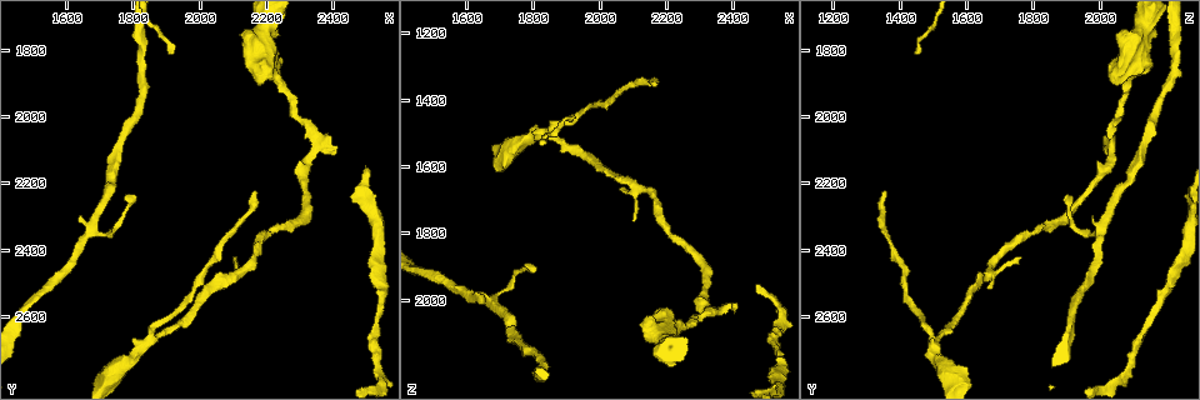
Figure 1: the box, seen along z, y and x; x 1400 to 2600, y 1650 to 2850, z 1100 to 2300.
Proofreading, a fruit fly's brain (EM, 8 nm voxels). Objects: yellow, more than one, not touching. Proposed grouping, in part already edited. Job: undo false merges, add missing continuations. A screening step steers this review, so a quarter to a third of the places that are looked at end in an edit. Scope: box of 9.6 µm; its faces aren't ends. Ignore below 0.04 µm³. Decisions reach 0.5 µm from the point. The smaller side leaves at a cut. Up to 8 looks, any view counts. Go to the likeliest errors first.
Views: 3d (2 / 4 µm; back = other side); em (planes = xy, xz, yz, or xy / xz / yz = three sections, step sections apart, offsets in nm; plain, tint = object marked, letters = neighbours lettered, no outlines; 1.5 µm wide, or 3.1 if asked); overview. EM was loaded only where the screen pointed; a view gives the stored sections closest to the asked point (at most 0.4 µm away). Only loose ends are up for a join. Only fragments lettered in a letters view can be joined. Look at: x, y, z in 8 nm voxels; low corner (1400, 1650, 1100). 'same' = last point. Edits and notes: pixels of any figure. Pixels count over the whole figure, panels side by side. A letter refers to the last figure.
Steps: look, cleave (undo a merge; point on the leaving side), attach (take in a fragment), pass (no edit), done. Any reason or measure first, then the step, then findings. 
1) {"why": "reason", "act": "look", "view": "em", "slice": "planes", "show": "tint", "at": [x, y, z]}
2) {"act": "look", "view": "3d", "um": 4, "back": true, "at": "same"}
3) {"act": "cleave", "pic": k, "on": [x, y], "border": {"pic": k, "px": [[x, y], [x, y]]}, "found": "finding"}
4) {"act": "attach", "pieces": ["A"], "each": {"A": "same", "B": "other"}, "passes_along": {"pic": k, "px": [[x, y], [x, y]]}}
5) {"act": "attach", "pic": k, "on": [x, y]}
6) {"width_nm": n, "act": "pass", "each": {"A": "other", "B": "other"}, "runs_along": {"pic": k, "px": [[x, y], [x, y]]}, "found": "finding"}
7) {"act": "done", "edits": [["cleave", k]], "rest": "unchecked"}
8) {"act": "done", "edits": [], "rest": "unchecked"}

{"why": "long arm stops here", "act": "look", "view": "em", "slice": "xz", "step": 8, "show": "letters", "at": [2170, 2220, 1350]}

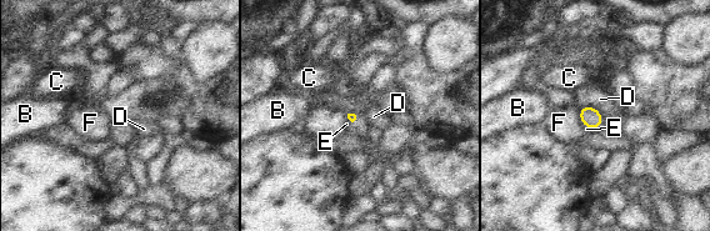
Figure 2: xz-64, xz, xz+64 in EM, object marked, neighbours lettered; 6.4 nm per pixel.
{"act": "attach", "pieces": ["E"], "each": {"B": "other", "C": "other", "D": "other", "E": "same", "F": "other"}, "passes_along": {"pic": 2, "px": [[589, 116], [591, 127], [586, 129]]}, "found": "the neuron continues"}

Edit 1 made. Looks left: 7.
{"why": "redraw", "act": "look", "view": "overview"}

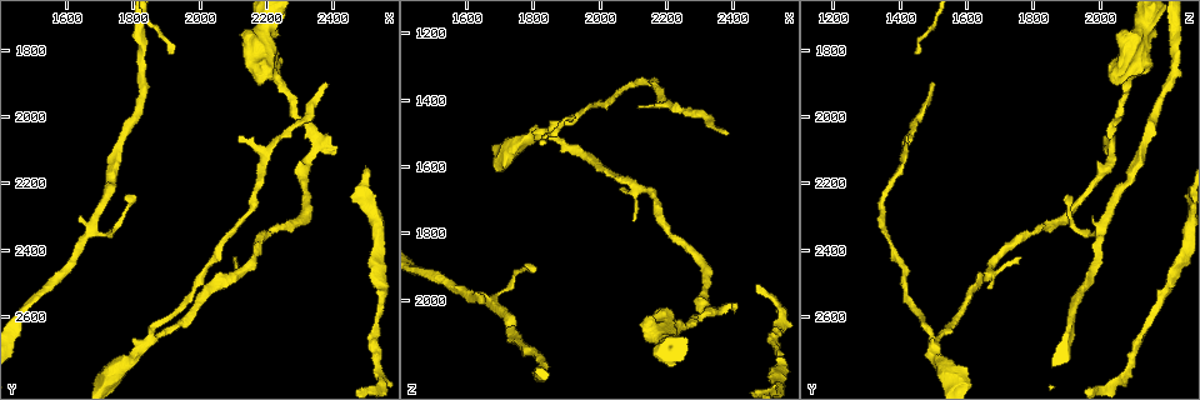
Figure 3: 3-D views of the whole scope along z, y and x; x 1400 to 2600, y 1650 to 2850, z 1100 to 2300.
{"why": "free end", "act": "look", "view": "em", "slice": "yz", "step": 4, "show": "letters", "at": [2400, 2100, 2030]}

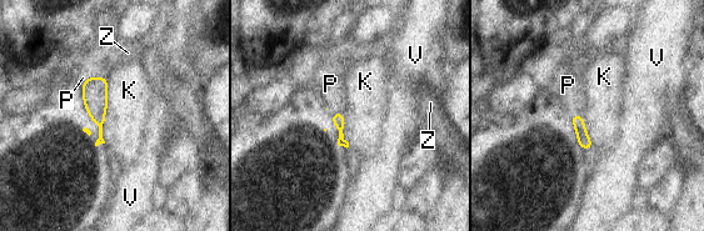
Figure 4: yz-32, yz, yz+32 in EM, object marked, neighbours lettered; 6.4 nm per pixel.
{"act": "attach", "pieces": ["P"], "each": {"K": "other", "P": "same", "V": "other", "Z": "other"}, "passes_along": {"pic": 4, "px": [[579, 125], [578, 115], [568, 85]]}, "found": "it goes on there"}

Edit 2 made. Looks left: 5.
{"act": "look", "view": "overview"}

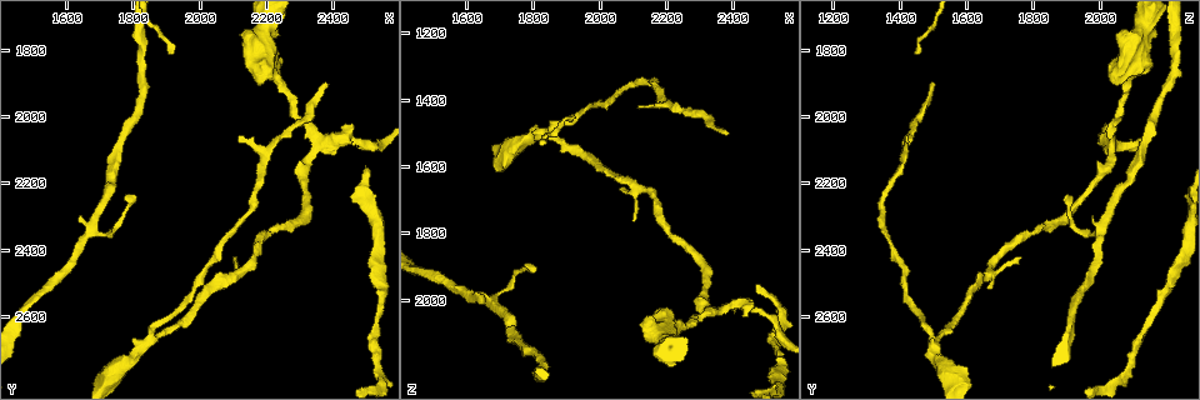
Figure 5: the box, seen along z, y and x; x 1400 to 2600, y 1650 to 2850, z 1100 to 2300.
{"why": "tapers out", "act": "look", "view": "em", "slice": "planes", "show": "tint", "at": [1800, 2230, 1910]}

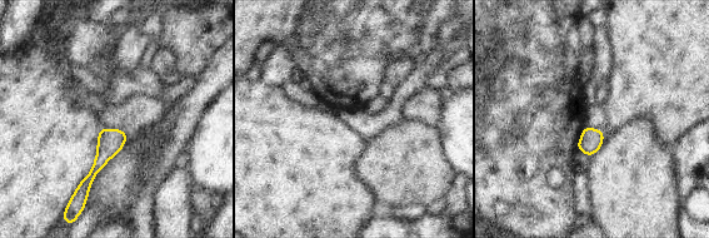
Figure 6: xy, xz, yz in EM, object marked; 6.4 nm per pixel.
{"why": "see the neighbours", "act": "look", "view": "em", "slice": "planes", "show": "letters", "at": "same"}

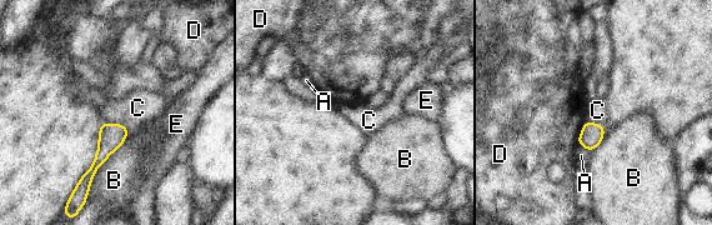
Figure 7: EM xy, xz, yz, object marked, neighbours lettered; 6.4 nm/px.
{"act": "pass", "each": {"A": "other", "B": "other", "C": "other", "D": "other", "E": "other"}, "runs_along": {"pic": 7, "px": [[123, 129], [108, 144], [84, 181]]}, "found": "no lettered fragment goes on from it"}

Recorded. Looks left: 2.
{"act": "done", "edits": [["attach", 2], ["attach", 4]], "rest": "unchecked"}

